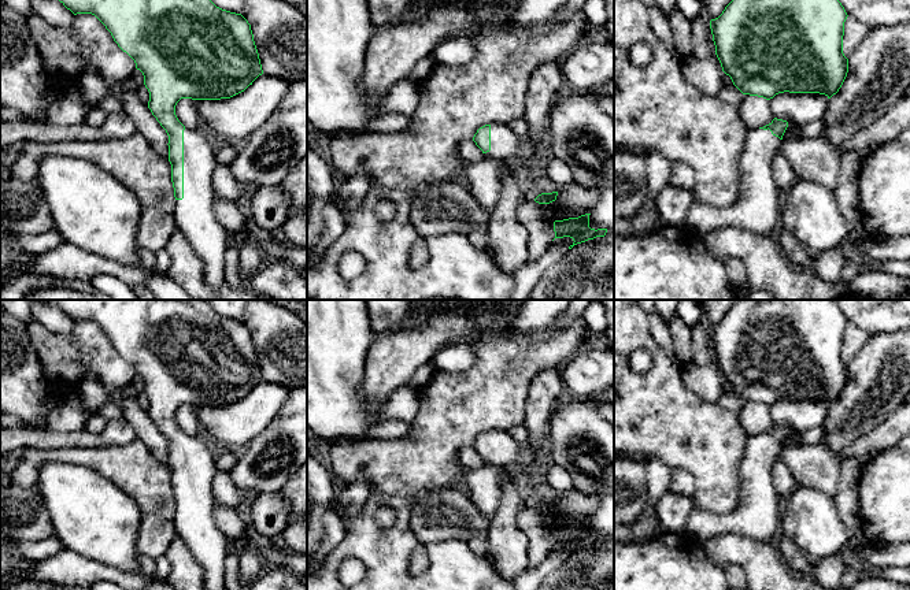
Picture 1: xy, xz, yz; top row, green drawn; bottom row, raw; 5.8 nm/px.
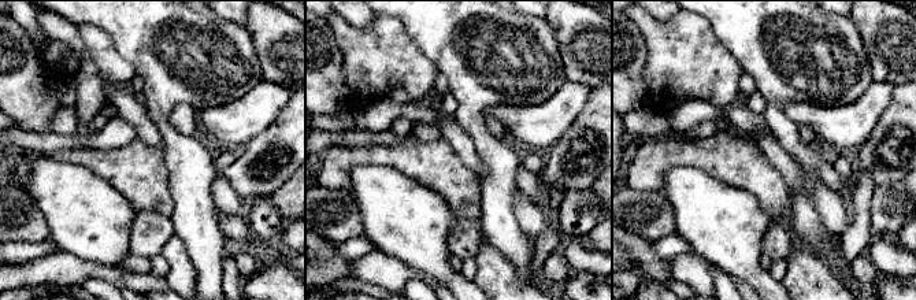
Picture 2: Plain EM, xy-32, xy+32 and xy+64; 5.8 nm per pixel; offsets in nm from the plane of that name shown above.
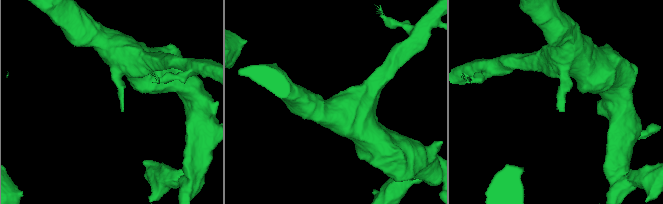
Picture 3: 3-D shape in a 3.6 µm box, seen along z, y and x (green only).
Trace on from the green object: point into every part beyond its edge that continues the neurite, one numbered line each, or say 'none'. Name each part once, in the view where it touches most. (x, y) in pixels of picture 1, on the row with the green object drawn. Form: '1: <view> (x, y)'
1: xy (195, 218)

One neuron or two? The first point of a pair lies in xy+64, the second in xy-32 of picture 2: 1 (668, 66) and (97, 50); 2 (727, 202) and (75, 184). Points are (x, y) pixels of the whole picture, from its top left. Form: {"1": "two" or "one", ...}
{"1": "one", "2": "one"}

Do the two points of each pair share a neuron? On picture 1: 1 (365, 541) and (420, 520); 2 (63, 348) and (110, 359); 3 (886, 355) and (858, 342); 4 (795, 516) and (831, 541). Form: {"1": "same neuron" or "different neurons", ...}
{"1": "different neurons", "2": "same neuron", "3": "different neurons", "4": "same neuron"}

